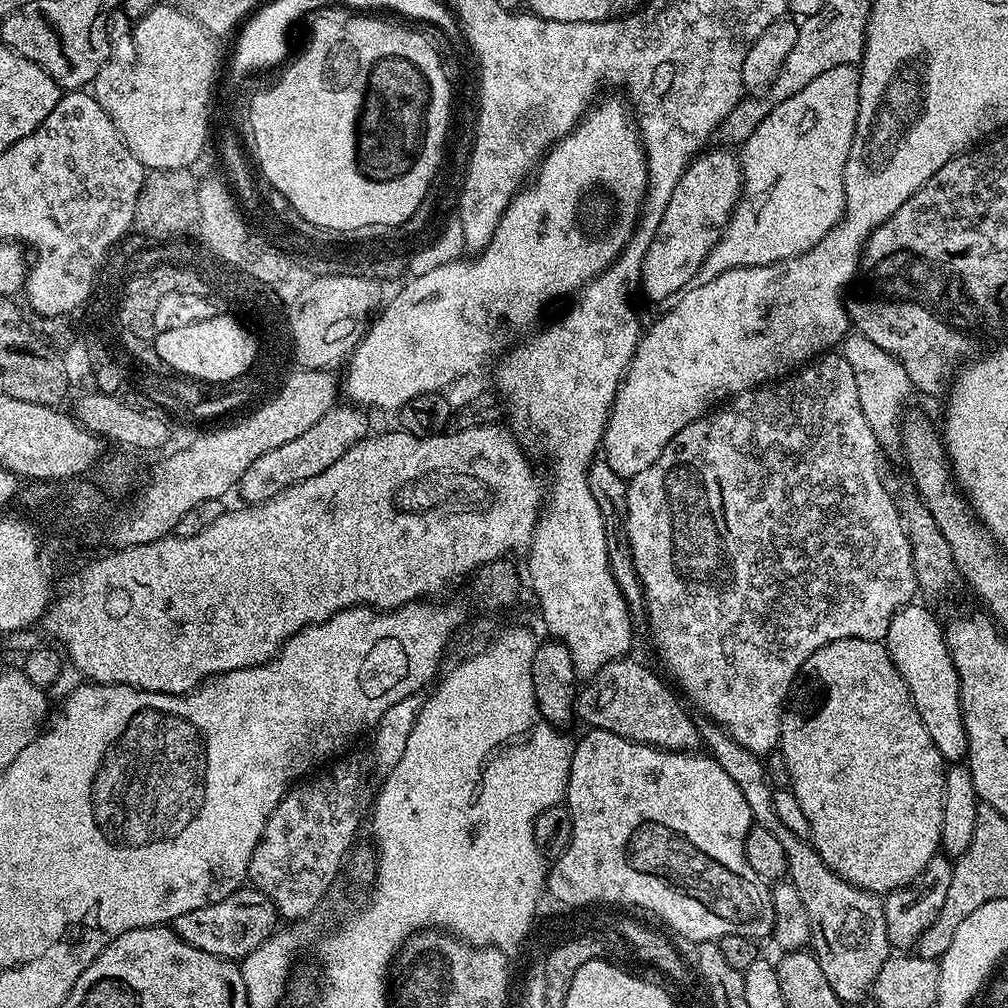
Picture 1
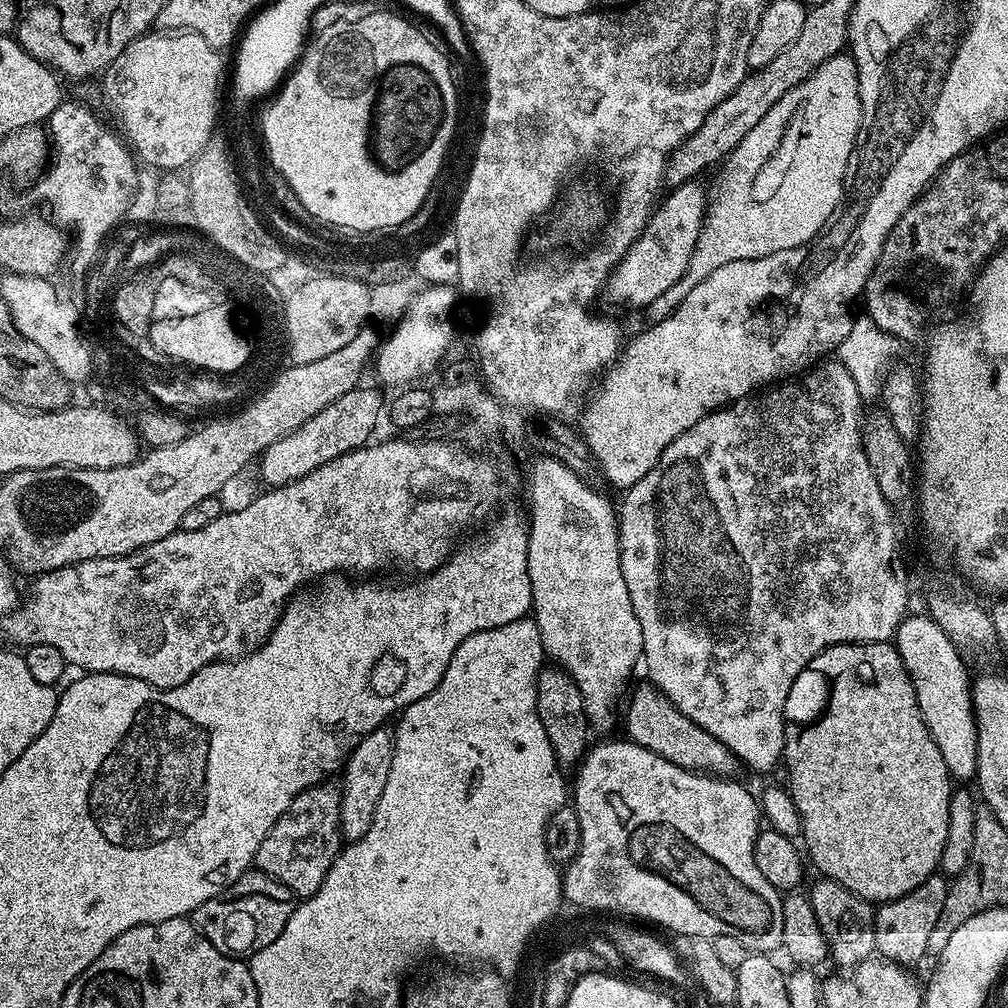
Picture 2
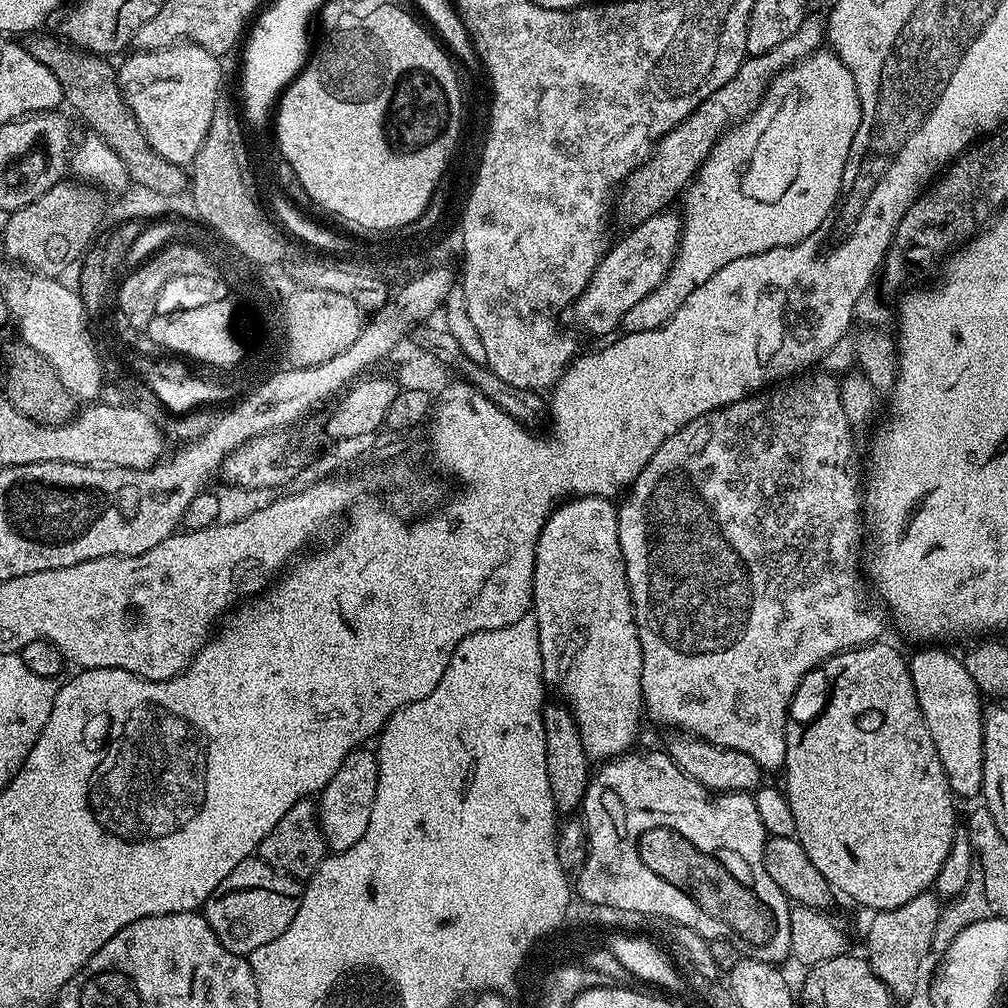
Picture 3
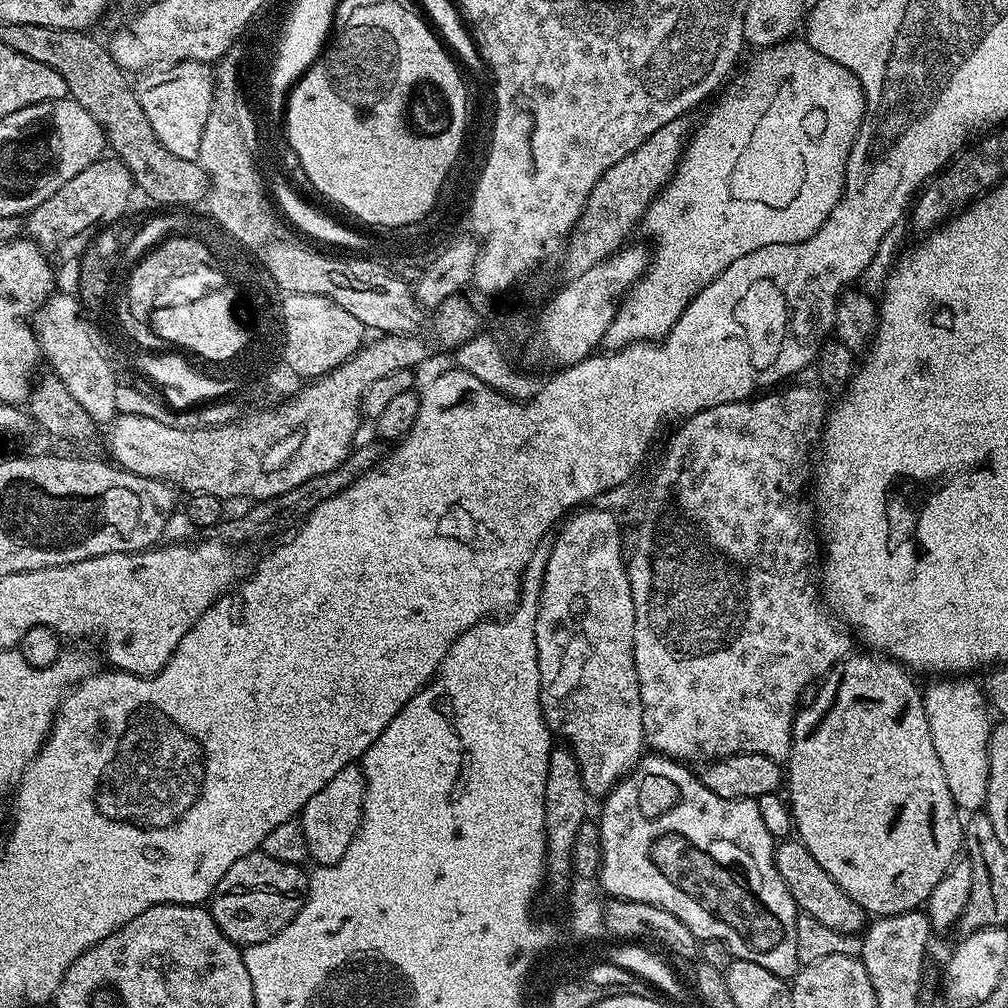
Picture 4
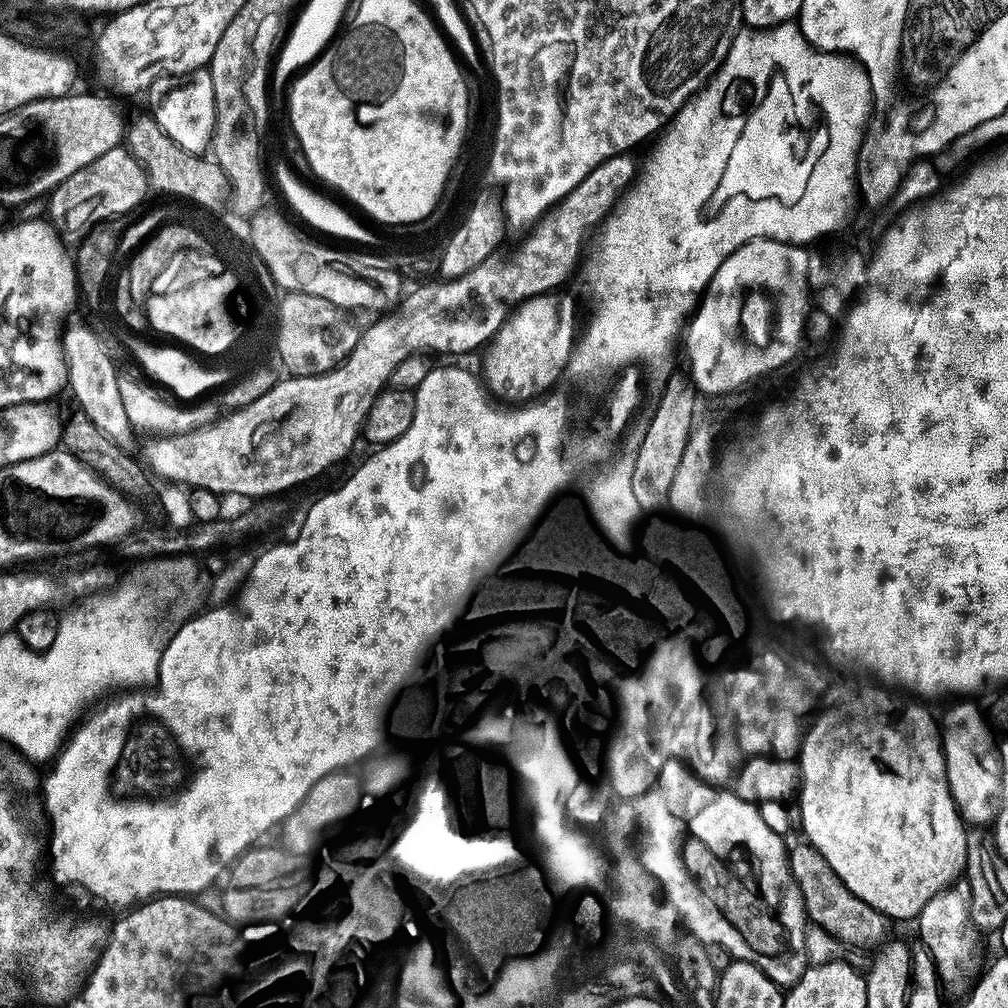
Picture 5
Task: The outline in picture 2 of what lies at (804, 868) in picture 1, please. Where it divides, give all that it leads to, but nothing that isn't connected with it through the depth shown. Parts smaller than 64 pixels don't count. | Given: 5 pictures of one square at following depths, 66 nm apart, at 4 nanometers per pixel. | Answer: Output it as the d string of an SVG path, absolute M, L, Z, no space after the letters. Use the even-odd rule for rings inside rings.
M816 878L806 895L814 906L814 918L818 918L818 926L822 926L831 963L840 967L837 969L851 970L876 952L876 918L869 901L827 878Z

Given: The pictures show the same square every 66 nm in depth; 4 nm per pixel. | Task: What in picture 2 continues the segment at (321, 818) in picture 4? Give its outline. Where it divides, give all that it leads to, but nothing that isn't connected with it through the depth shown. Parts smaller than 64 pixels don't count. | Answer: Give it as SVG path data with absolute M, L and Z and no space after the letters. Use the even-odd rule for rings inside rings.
M381 726L369 736L360 737L355 748L348 753L342 769L344 784L340 788L340 830L345 841L361 840L366 830L370 830L370 822L374 822L374 810L378 798L382 798L382 790L386 790L386 778L390 774L393 739L393 729Z

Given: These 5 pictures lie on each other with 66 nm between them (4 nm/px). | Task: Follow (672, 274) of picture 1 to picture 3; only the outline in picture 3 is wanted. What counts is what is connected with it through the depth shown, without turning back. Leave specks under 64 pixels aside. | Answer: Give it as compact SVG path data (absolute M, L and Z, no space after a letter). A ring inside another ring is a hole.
M665 210L635 225L631 229L633 232L626 233L617 244L615 241L600 257L583 294L571 305L570 311L577 326L585 328L592 336L611 337L617 331L615 328L623 325L630 306L638 306L638 302L666 278L680 250L681 227L681 217L677 213L675 216L672 210Z

